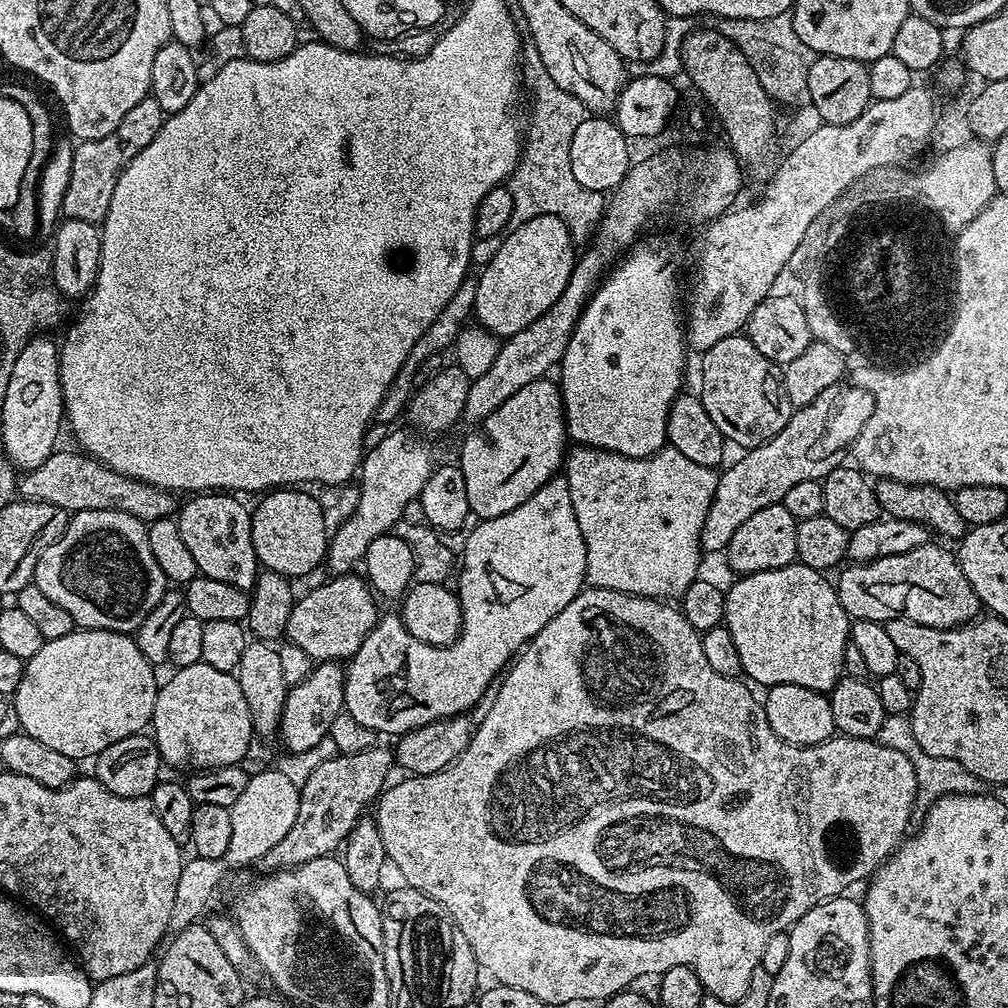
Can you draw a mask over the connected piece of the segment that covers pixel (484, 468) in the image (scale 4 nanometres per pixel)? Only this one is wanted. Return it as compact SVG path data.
M545 378L538 382L530 382L530 386L522 386L518 394L510 394L494 414L471 429L472 433L464 440L460 448L458 463L462 470L462 478L466 478L466 498L470 502L470 513L480 520L498 518L502 514L510 514L530 494L534 494L547 480L561 471L566 460L566 447L569 443L568 426L564 419L564 399L560 397L560 385Z

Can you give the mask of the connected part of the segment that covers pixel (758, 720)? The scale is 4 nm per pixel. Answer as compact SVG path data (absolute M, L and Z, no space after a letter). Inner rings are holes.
M585 587L576 595L574 602L566 606L538 634L534 639L524 645L522 651L515 657L514 663L503 673L498 687L495 689L496 697L488 708L488 713L481 718L480 724L475 725L470 742L466 750L454 761L449 768L438 774L429 776L408 776L400 780L396 785L385 787L378 803L375 805L374 819L378 830L382 834L382 846L386 850L388 860L400 871L400 876L405 885L419 892L426 893L431 900L444 907L451 918L455 928L460 931L470 942L470 950L474 950L474 958L481 969L484 968L493 976L496 984L505 984L514 990L526 990L526 994L534 994L546 1006L552 1004L572 1004L575 1000L597 1000L603 1002L618 992L625 991L635 980L643 976L659 977L666 970L674 966L686 966L698 974L705 993L722 1002L738 1002L746 998L746 990L750 990L750 978L754 978L754 970L760 967L762 962L762 950L766 950L766 942L774 938L774 934L788 932L793 924L802 918L802 914L809 912L814 906L818 906L824 900L832 900L835 896L843 896L849 891L851 884L867 881L872 873L900 847L909 831L908 819L914 816L916 807L916 779L914 778L914 766L910 766L910 758L906 754L898 754L898 750L890 750L890 746L882 746L879 739L863 740L843 734L833 734L830 739L814 746L794 746L787 744L774 730L770 730L770 722L766 722L764 705L751 692L743 679L722 678L717 674L710 662L706 662L706 654L702 651L701 633L686 622L684 613L679 607L672 608L668 602L661 602L656 598L646 596L631 596L628 592L618 590L606 590L605 588Z

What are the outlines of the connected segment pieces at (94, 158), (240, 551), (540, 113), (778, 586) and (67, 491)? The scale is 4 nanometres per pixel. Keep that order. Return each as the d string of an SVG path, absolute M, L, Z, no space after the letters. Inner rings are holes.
M151 94L144 97L122 122L106 138L86 140L74 147L74 166L70 166L70 186L66 186L63 215L69 220L81 220L99 225L108 213L110 198L114 195L114 186L118 186L118 178L124 167L150 142L154 142L154 134L163 126L166 114L162 106Z
M223 492L192 494L185 500L188 501L184 505L179 505L175 522L178 530L182 530L182 538L194 558L197 573L214 582L230 582L230 586L245 590L255 588L258 561L249 505L240 501L243 499Z
M541 75L540 78L540 85L536 88L536 101L532 104L532 121L529 124L527 121L526 135L522 140L520 160L516 163L506 187L514 198L514 217L526 221L542 214L557 216L562 218L562 222L566 222L573 241L581 242L580 240L587 236L589 239L595 233L606 215L605 197L594 190L586 190L586 186L582 186L578 178L574 178L574 170L570 168L570 142L574 138L574 130L578 130L581 122L588 119L590 111L574 94L559 89L548 75Z
M793 562L778 570L762 570L740 576L732 585L727 585L723 627L730 630L738 658L742 658L742 673L753 685L806 686L806 690L828 694L841 680L844 651L850 643L850 618L838 598L835 583L828 578L825 573L810 566Z
M57 449L44 464L27 471L19 479L19 495L23 499L50 502L70 514L82 510L119 510L146 524L169 516L175 511L175 495L167 489L131 479L85 453L75 451Z

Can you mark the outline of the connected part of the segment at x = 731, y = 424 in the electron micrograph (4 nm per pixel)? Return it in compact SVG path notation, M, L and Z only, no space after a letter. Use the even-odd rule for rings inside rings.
M737 334L722 338L722 342L714 342L710 350L706 350L700 359L700 389L698 395L702 406L706 406L706 414L710 414L710 422L718 426L725 441L729 445L737 444L740 450L756 448L759 444L765 444L772 440L782 426L792 416L794 411L790 398L786 398L784 389L784 377L781 369L766 354L758 351L758 346L748 340L747 335Z

